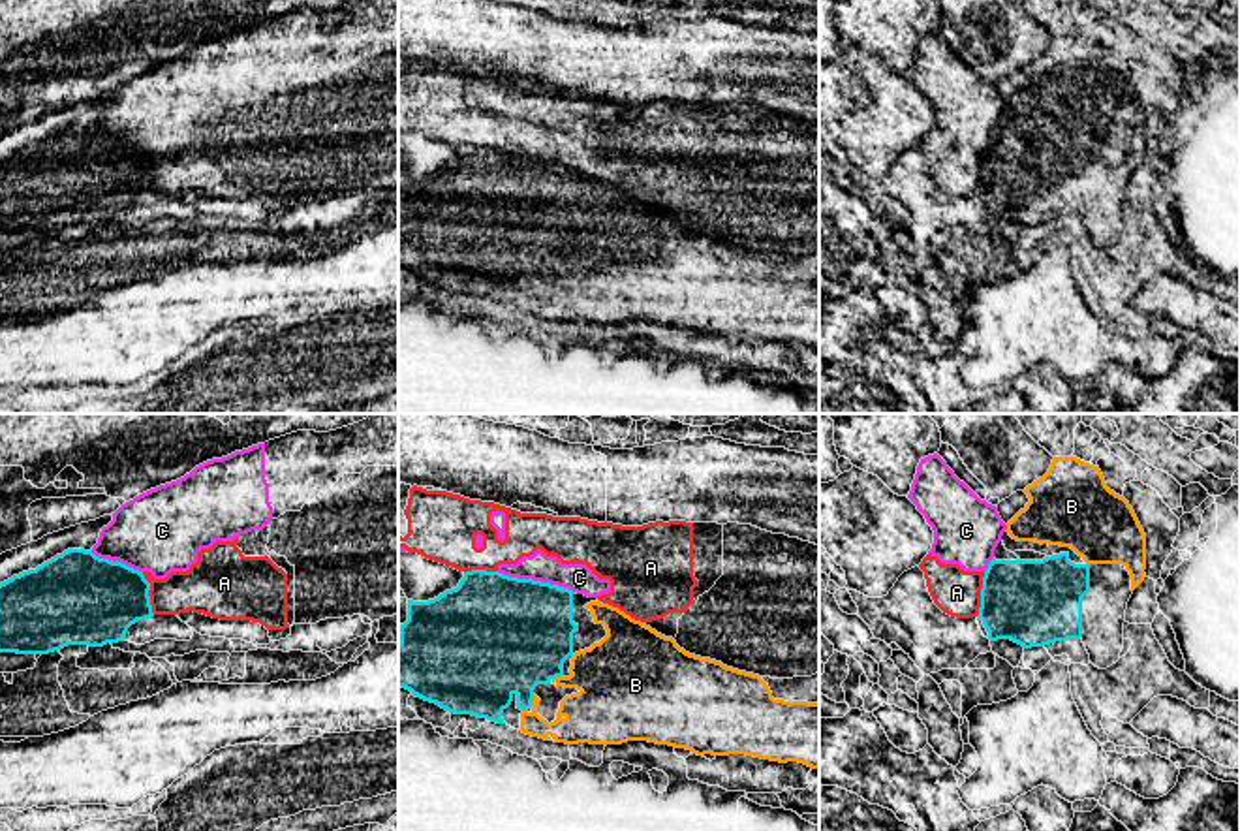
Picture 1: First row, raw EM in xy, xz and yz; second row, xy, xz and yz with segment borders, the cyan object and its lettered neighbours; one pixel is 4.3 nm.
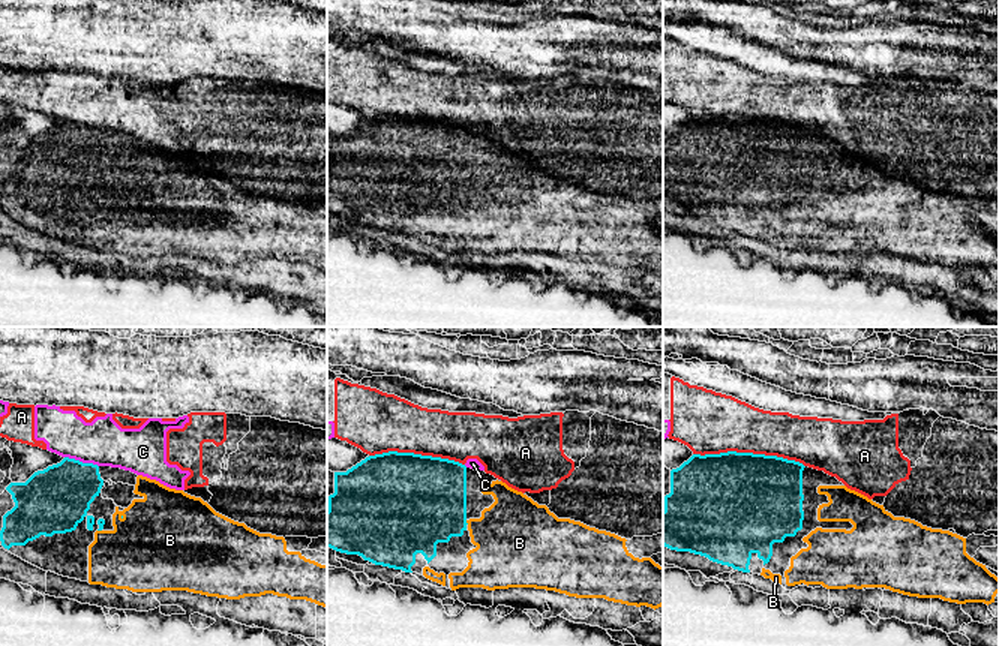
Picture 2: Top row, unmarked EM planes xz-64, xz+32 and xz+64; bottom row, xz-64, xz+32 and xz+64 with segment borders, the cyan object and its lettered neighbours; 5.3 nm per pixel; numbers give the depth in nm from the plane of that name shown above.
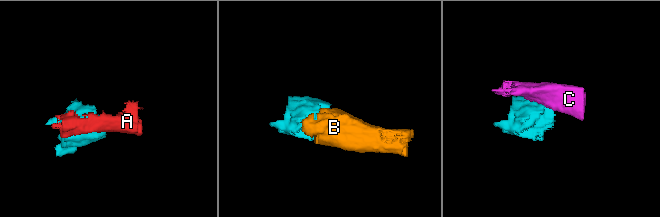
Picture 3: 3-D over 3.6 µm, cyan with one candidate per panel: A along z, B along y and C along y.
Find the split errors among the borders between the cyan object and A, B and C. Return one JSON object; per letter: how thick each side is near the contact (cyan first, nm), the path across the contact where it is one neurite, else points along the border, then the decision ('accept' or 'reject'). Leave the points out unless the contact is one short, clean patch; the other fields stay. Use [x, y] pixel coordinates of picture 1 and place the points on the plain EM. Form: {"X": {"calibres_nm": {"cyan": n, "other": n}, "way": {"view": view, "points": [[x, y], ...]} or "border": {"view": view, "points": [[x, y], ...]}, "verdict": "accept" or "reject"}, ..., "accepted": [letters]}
{"A": {"calibres_nm": {"cyan": 360, "other": 200}, "verdict": "reject"}, "B": {"calibres_nm": {"cyan": 400, "other": 200}, "verdict": "accept"}, "C": {"calibres_nm": {"cyan": 480, "other": 120}, "border": {"view": "xz", "points": [[498, 149], [510, 155], [557, 162], [573, 172]]}, "verdict": "reject"}, "accepted": ["B"]}

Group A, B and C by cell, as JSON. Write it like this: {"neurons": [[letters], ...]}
{"neurons": [["A", "C"], ["B"]]}

